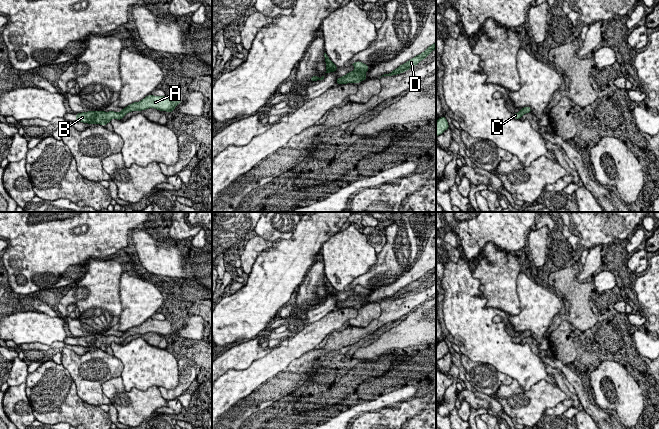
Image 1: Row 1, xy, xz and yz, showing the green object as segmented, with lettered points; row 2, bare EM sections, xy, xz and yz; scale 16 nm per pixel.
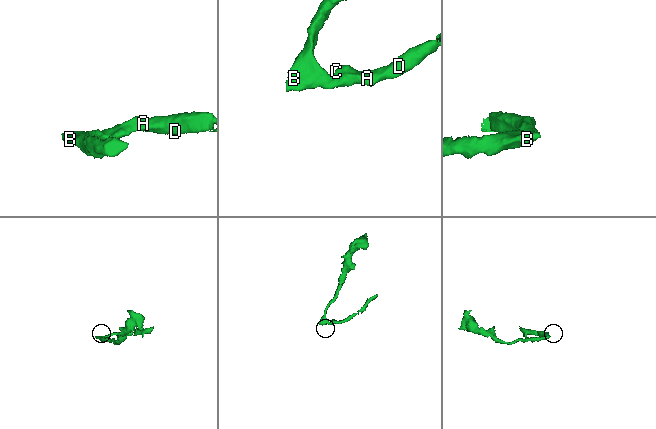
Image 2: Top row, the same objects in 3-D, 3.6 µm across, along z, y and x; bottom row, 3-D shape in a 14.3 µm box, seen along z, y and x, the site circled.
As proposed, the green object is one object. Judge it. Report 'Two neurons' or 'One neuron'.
One neuron

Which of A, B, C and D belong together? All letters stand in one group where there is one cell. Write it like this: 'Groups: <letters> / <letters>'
Groups: A B C D

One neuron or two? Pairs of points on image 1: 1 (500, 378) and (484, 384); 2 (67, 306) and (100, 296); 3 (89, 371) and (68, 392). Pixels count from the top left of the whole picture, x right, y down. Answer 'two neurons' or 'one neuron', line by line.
1: one neuron
2: one neuron
3: two neurons

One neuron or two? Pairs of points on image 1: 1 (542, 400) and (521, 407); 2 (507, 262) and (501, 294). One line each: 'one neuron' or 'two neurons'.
1: one neuron
2: one neuron

